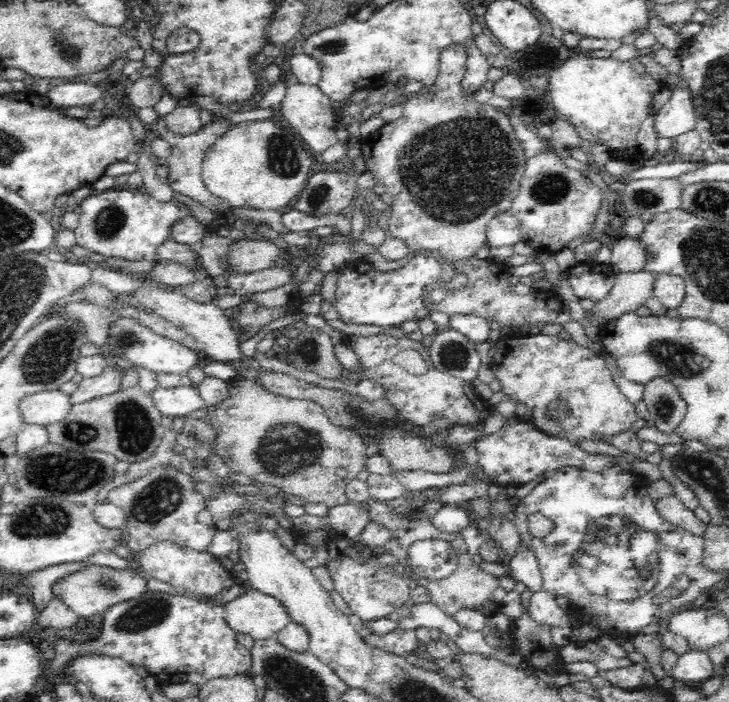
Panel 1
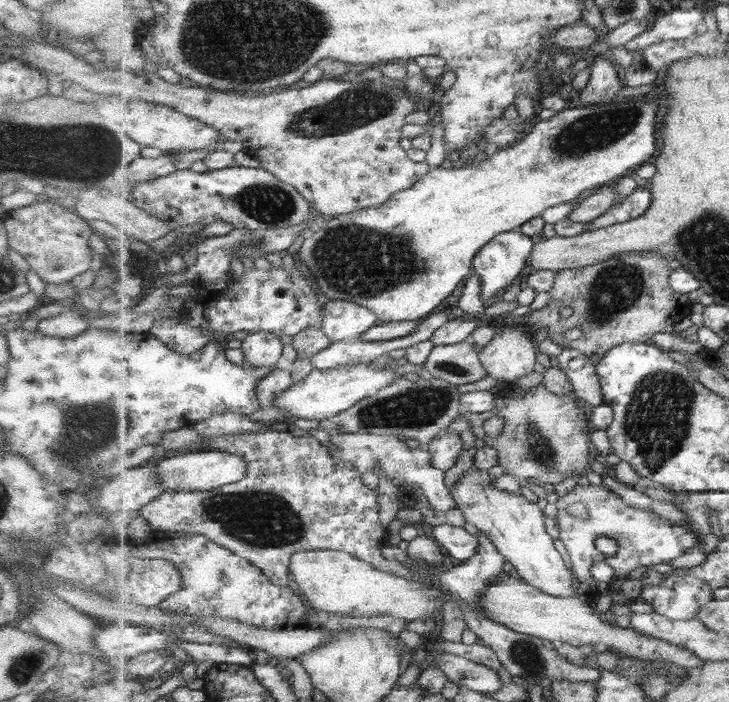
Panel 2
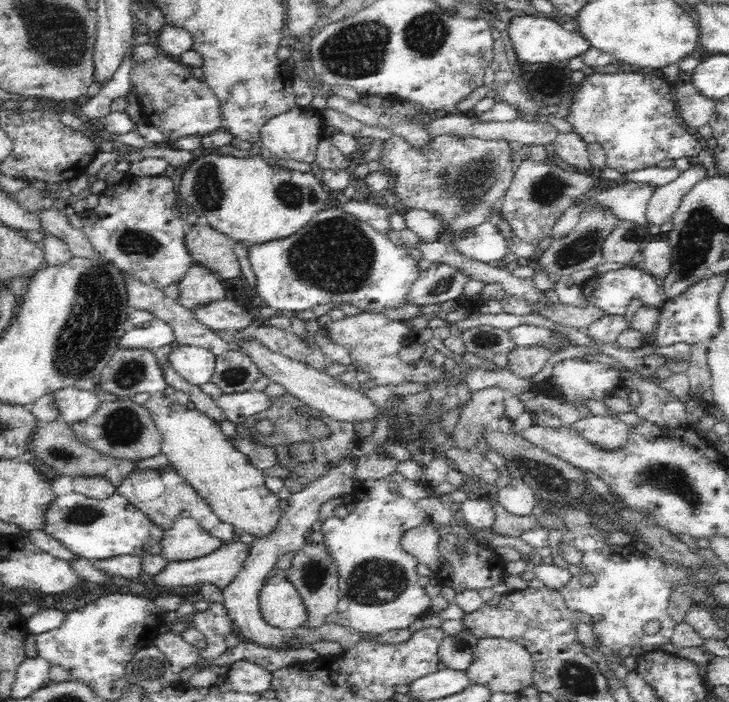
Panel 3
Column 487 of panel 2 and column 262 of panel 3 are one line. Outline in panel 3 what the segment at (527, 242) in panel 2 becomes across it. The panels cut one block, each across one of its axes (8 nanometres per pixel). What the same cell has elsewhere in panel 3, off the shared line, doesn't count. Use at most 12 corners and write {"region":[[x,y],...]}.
{"region":[[342,208],[248,249],[259,301],[399,308],[416,259]]}

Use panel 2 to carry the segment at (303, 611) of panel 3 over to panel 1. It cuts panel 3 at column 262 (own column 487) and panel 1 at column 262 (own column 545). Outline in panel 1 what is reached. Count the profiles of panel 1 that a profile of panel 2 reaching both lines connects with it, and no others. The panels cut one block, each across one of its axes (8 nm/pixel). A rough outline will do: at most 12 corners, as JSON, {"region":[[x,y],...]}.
{"region":[[255,588],[224,605],[227,625],[256,640],[290,621],[284,605]]}

